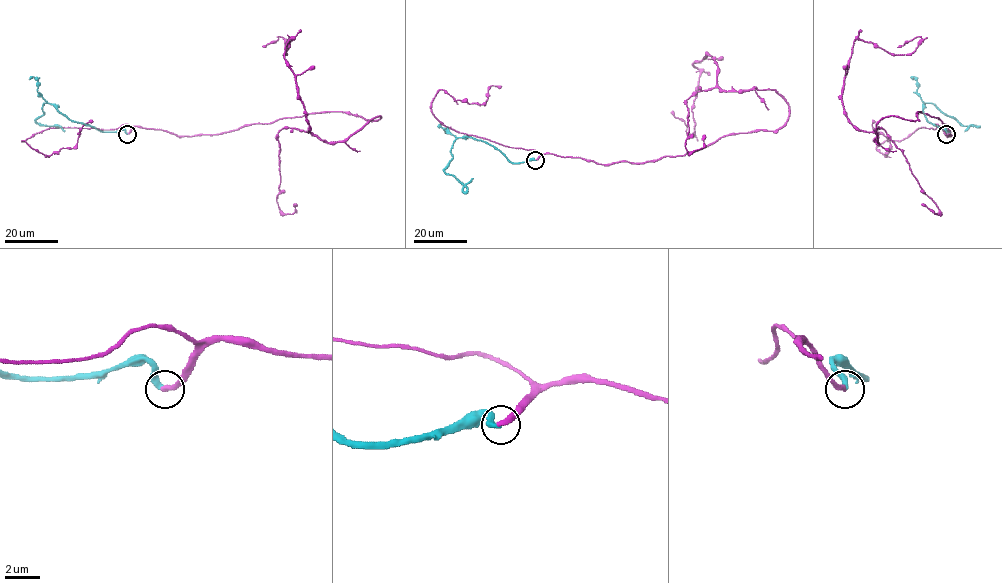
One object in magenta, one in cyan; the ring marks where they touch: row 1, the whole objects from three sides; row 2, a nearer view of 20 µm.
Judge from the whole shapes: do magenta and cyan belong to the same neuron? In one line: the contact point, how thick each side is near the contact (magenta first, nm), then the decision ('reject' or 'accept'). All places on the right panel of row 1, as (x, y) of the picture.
(946, 134) | 320/300 nm | accept

